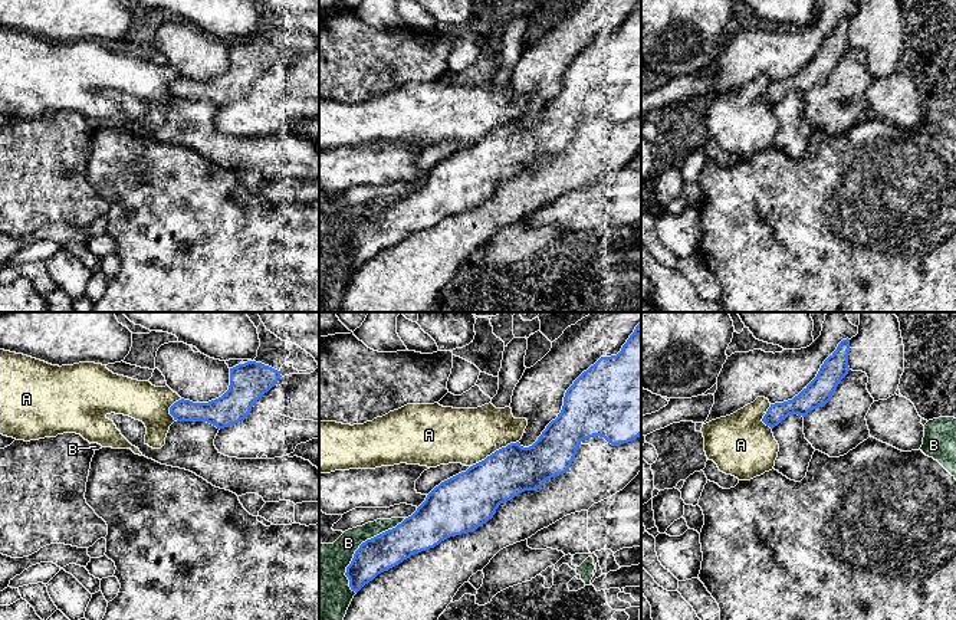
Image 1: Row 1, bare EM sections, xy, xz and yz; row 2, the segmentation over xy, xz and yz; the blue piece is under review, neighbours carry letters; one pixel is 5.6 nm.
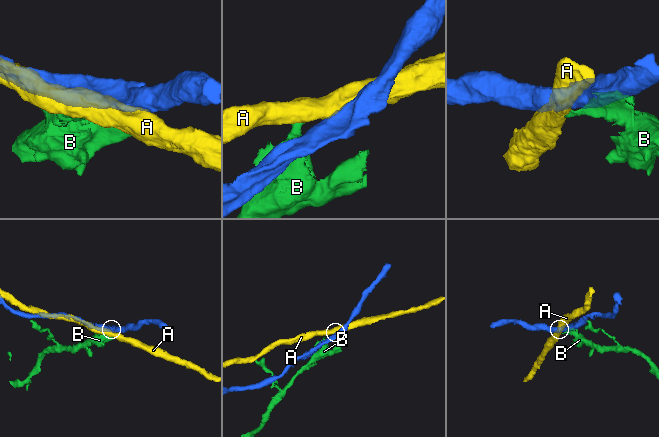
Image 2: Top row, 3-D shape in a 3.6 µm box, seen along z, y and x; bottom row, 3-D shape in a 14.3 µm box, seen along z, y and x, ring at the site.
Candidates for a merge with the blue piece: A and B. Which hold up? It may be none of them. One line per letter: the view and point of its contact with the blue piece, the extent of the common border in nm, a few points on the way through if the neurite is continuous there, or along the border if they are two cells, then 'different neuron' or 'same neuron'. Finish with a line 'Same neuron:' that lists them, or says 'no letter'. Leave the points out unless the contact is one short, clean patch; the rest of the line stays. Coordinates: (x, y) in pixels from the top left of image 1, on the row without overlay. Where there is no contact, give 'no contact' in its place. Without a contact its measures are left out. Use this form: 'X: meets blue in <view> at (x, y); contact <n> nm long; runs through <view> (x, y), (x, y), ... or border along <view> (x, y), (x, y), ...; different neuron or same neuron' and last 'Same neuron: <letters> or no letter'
A: meets blue in xz at (495, 130); contact 300 nm long; different neuron
B: meets blue in xz at (360, 223); contact 500 nm long; different neuron
Same neuron: no letter

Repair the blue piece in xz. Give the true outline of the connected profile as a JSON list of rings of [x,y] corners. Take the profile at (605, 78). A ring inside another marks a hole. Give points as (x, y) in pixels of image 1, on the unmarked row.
[[[641,0],[617,33],[601,35],[574,59],[565,70],[561,91],[532,124],[523,125],[516,119],[496,128],[436,164],[417,188],[395,206],[362,220],[345,250],[351,268],[358,270],[378,252],[450,214],[476,209],[493,196],[500,181],[525,168],[539,167],[548,157],[568,150],[581,119],[594,114],[611,122],[641,114]]]

